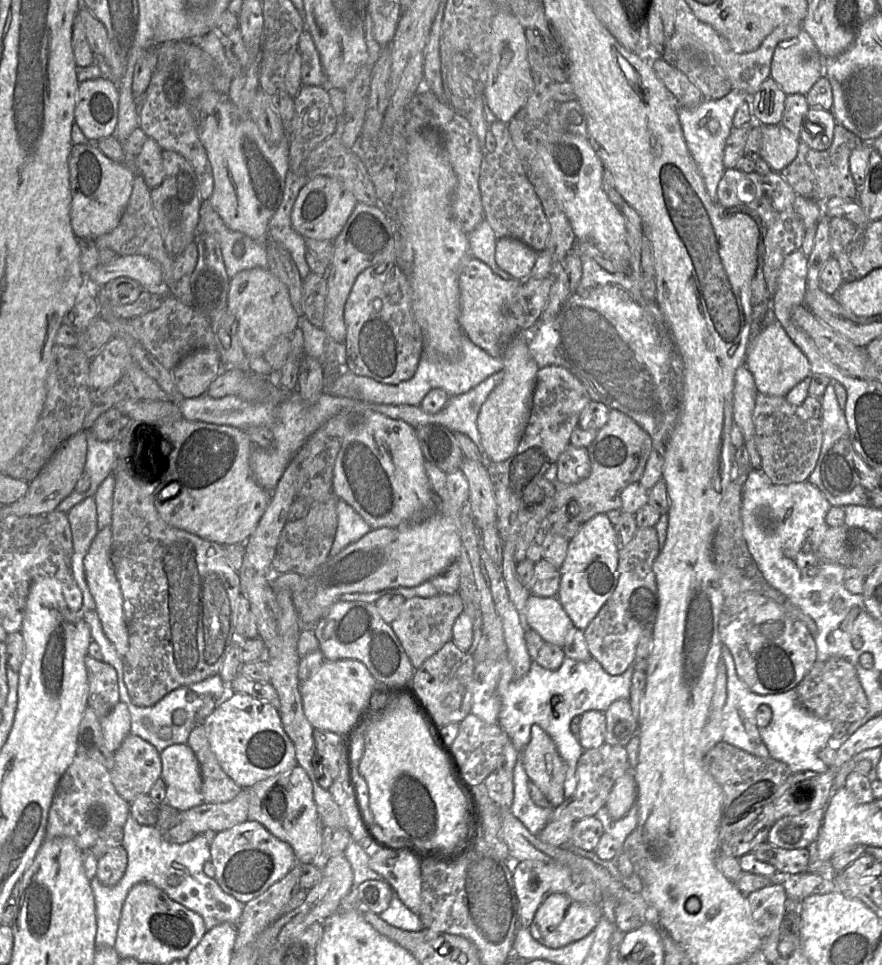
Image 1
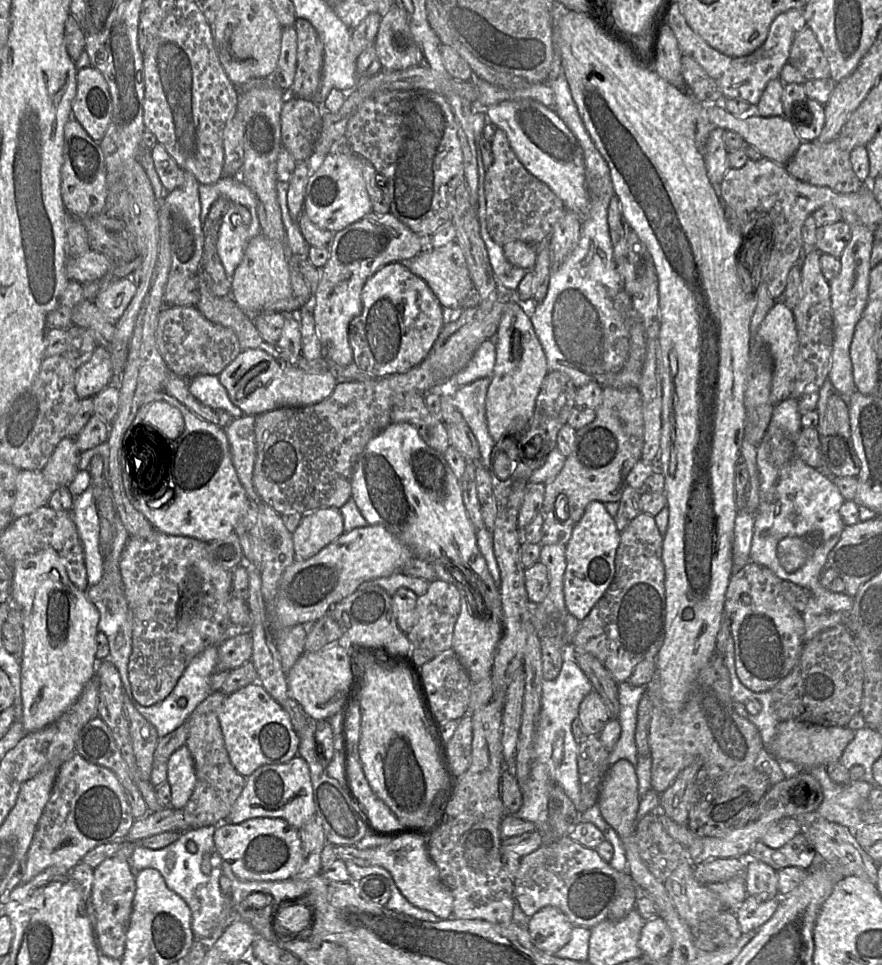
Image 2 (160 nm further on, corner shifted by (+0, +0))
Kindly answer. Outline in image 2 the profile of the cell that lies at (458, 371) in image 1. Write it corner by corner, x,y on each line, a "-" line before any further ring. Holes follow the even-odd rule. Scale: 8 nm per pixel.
494,339
484,340
468,364
449,380
447,380
438,391
431,392
450,392
464,385
467,385
475,380
491,377
496,363
495,358
495,342

